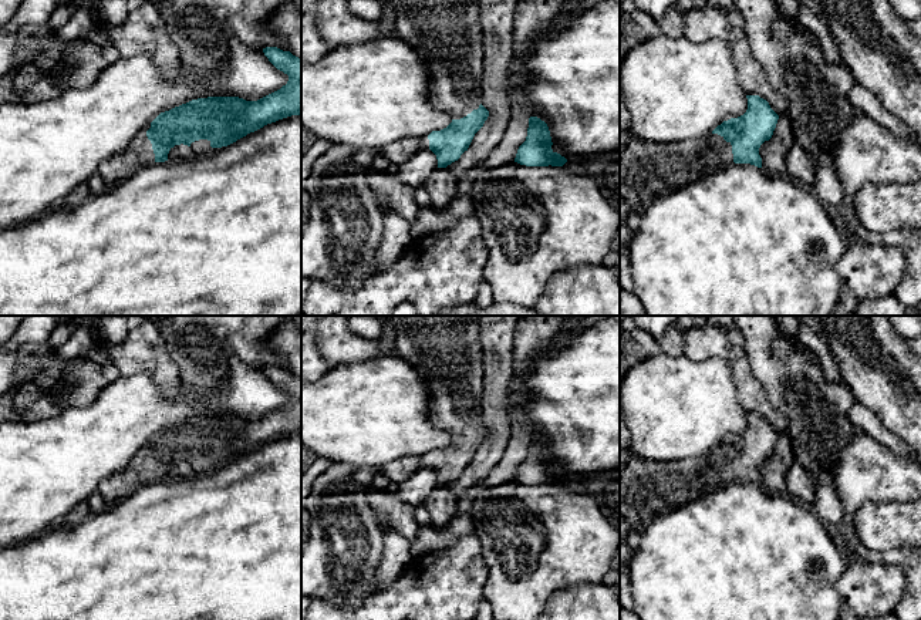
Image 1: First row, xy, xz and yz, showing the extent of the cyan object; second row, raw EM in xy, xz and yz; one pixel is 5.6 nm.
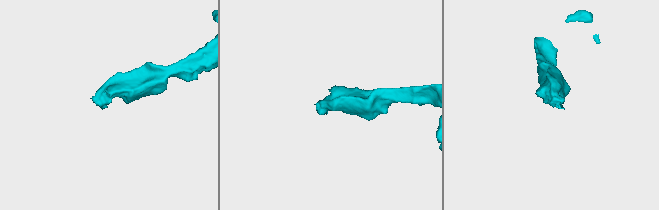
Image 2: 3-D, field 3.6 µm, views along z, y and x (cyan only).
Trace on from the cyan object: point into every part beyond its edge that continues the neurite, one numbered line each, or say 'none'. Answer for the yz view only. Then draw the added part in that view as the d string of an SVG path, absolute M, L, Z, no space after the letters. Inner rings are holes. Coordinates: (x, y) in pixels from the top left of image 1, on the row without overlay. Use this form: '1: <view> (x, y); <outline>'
1: yz (648, 488); M718 452L668 462L631 456L620 472L620 543L625 542L630 530L634 529L641 535L657 516L667 515L732 481L732 464Z

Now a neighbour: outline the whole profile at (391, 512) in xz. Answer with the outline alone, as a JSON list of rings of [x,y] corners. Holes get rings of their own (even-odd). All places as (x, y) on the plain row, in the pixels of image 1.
[[[370,486],[367,499],[382,530],[389,528],[405,539],[418,535],[419,526],[414,518],[414,508],[401,501],[398,493]]]

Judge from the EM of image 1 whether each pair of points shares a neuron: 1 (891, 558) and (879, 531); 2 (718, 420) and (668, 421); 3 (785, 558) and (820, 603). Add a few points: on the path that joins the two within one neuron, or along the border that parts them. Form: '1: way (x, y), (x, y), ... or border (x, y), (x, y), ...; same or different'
1: border (857, 538), (874, 551), (906, 549); different
2: way (705, 420), (681, 420); same
3: way (786, 569), (809, 592); same

